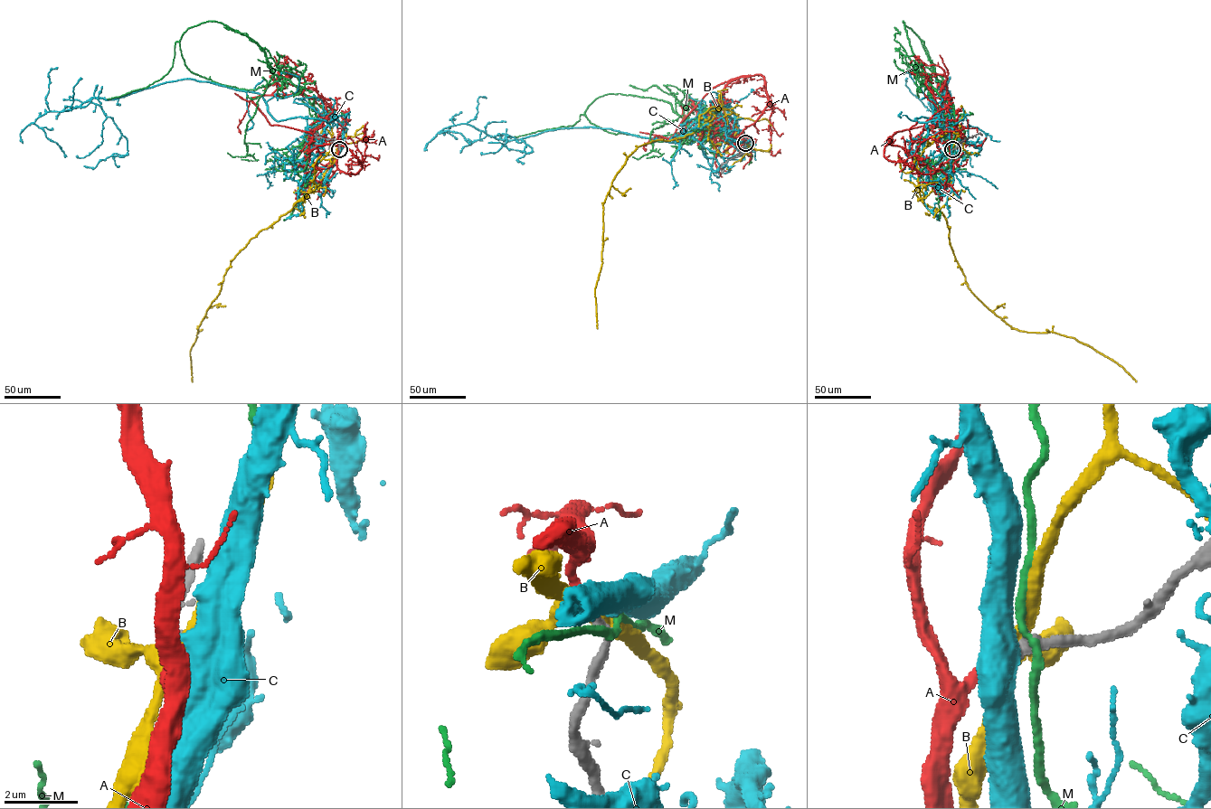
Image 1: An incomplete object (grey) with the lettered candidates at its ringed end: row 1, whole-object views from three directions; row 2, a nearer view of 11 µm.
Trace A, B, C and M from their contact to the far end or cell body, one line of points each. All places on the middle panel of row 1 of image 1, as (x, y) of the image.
A: (744, 143), (768, 104), (761, 75), (715, 86), (670, 138), (657, 137), (691, 136), (702, 117), (692, 101)
B: (744, 143), (732, 140), (724, 110), (711, 107), (692, 133), (644, 144), (626, 158), (603, 203), (597, 328)
C: (745, 143), (733, 108), (719, 106), (671, 143), (582, 126), (494, 136), (524, 142), (528, 154), (488, 143)
M: (745, 144), (725, 141), (680, 117), (669, 103), (619, 93), (597, 98), (572, 126), (512, 136)

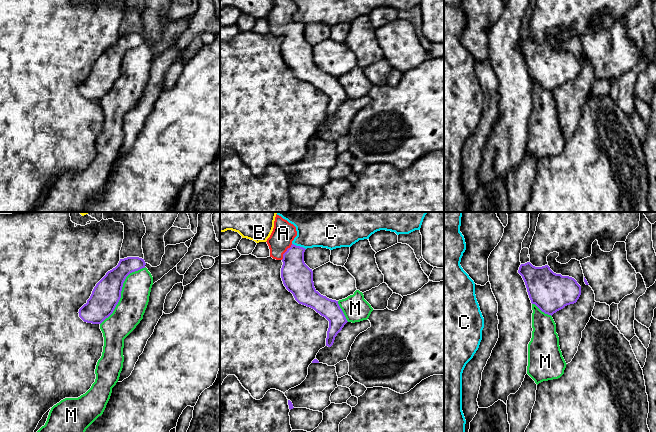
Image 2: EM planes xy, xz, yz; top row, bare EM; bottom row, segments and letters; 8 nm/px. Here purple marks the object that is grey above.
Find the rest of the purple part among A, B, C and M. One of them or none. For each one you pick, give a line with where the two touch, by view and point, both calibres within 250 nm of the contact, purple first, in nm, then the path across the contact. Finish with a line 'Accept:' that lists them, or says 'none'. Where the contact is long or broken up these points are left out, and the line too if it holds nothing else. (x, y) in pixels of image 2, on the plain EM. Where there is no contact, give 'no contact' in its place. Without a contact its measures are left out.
A: meets purple in xz at (285, 28); 240 nm thick on the purple side, 180 nm on the other
Accept: A

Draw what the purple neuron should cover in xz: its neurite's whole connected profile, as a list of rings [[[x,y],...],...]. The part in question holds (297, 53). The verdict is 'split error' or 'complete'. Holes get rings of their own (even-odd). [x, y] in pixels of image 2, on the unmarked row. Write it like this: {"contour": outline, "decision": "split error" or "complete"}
{"contour": [[[274,0],[267,15],[270,33],[283,38],[281,54],[286,65],[302,81],[314,85],[329,97],[326,122],[331,123],[335,113],[348,98],[338,77],[321,71],[314,63],[313,47],[304,38],[305,24],[292,19],[297,12],[293,0]]], "decision": "split error"}

